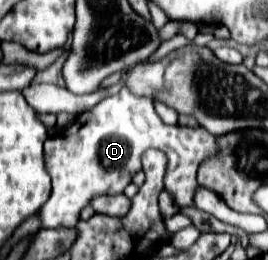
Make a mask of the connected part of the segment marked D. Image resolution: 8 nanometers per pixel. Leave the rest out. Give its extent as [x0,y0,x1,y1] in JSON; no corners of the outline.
[37,89,215,227]

